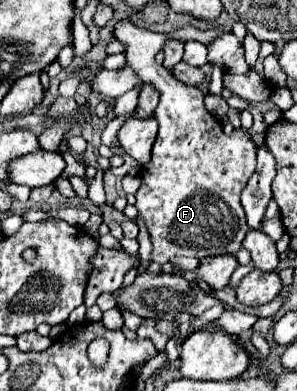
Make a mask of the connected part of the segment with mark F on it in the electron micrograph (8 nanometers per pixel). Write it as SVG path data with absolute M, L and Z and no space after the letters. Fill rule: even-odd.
M119 21L113 37L127 47L123 53L127 67L133 67L141 83L155 87L161 95L155 109L159 123L157 141L151 161L141 171L143 185L135 193L135 207L147 225L153 245L151 259L165 265L175 255L195 259L235 255L249 233L239 195L255 171L255 145L239 129L227 137L217 117L211 117L205 109L205 93L199 87L177 81L163 65L155 63L155 53L161 51L167 39L165 33L145 31L129 21Z

